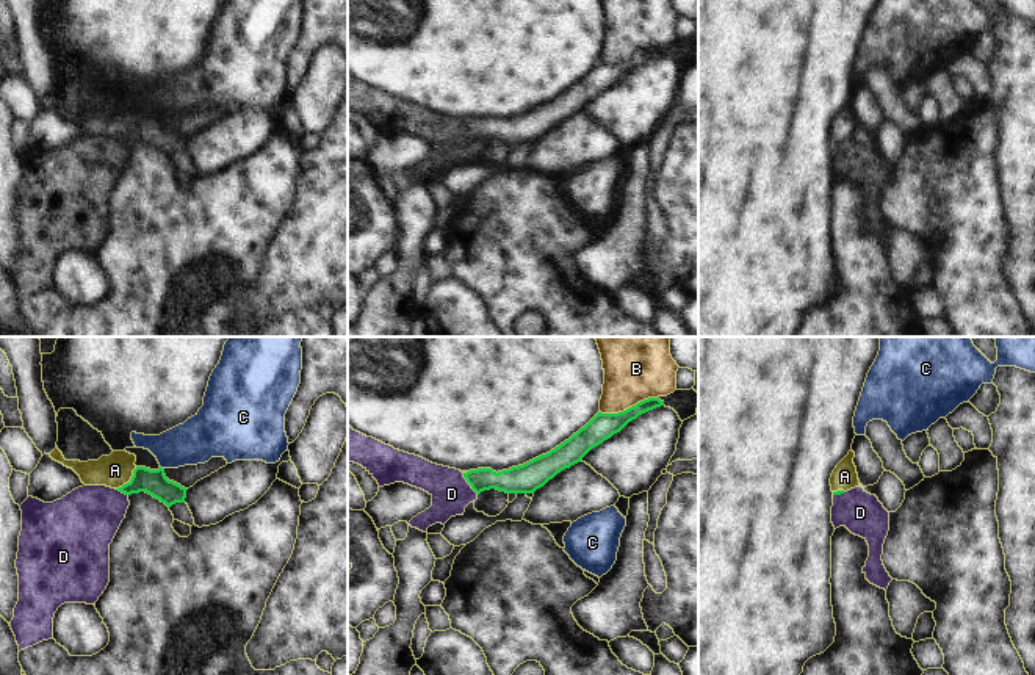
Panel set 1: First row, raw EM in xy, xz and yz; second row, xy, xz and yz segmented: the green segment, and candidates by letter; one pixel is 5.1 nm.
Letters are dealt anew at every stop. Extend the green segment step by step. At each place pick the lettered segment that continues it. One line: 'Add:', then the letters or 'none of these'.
Add: A

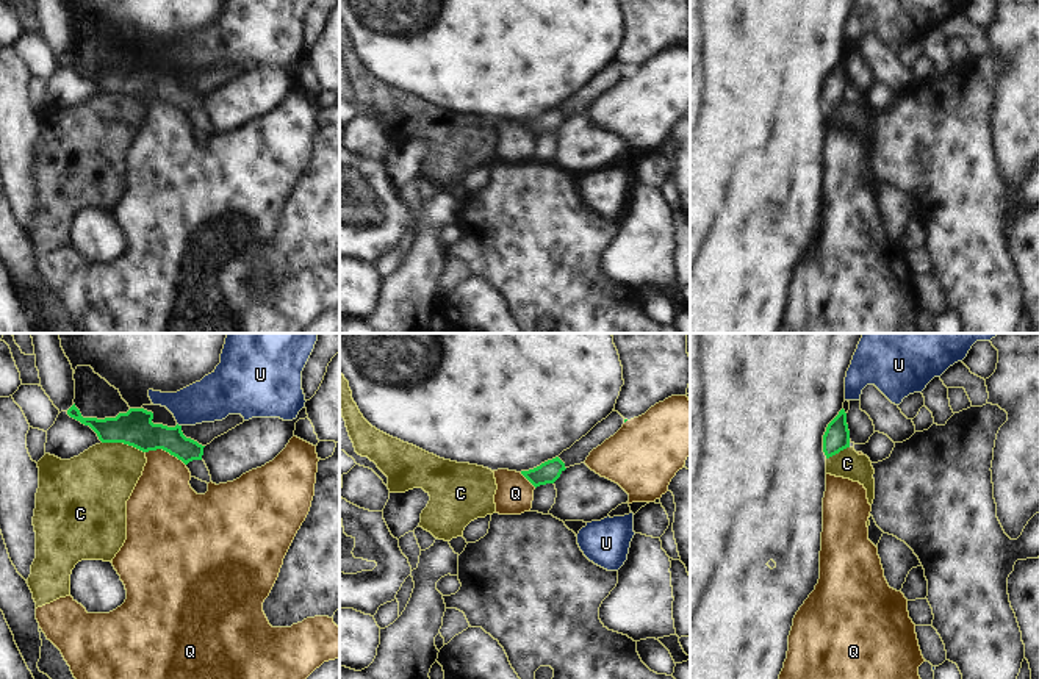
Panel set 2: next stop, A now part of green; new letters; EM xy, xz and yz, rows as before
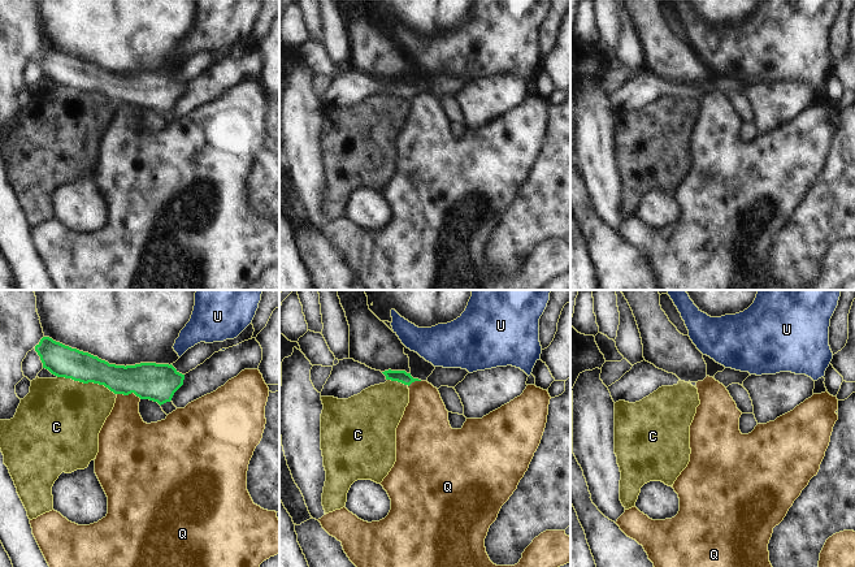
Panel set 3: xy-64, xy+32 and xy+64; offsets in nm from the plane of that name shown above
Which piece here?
Add: none of these

